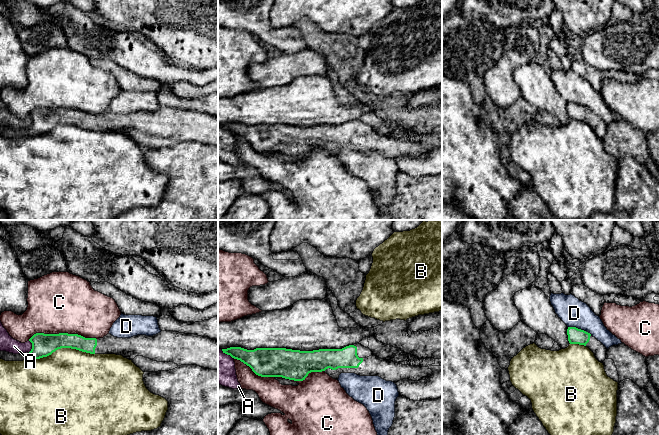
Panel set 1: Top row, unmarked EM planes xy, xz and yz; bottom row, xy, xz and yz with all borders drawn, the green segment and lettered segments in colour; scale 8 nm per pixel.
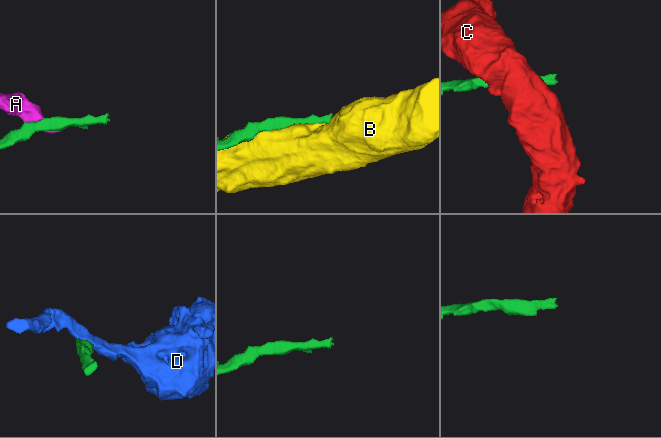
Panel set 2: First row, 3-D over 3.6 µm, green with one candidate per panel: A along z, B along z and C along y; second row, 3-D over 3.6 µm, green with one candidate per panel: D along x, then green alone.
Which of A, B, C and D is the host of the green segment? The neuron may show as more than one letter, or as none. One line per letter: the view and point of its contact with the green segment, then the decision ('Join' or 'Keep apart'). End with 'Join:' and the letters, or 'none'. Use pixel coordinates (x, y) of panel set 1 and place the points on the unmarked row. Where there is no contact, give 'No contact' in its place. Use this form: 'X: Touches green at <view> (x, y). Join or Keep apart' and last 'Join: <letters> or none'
A: Touches green at xy (32, 122). Keep apart
B: Touches green at xy (62, 123). Keep apart
C: Touches green at xy (62, 109). Keep apart
D: Touches green at yz (580, 105). Keep apart
Join: none

